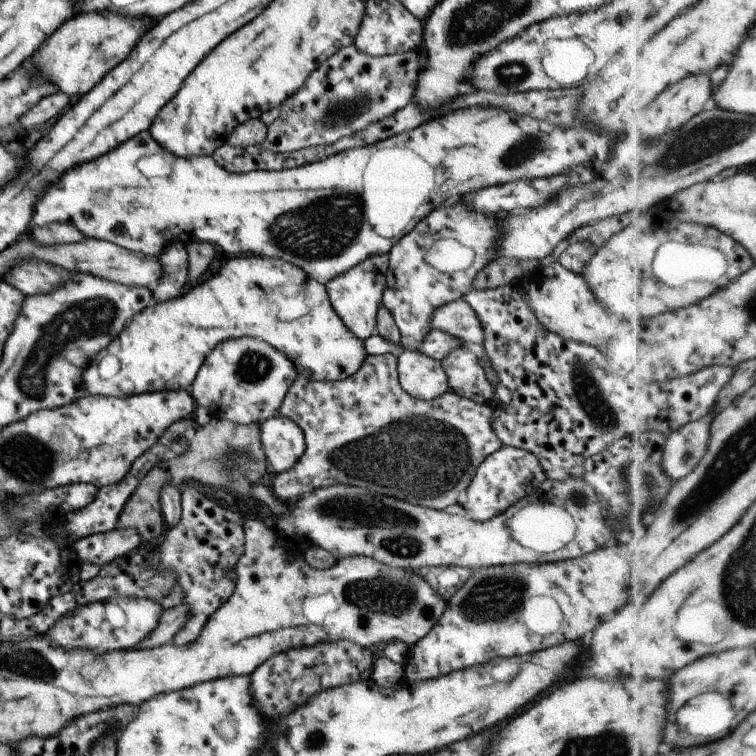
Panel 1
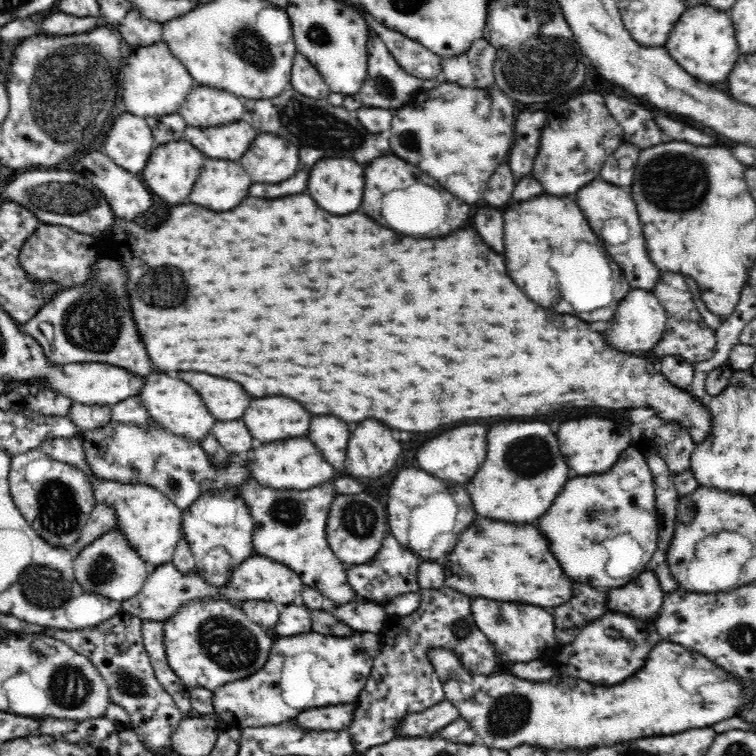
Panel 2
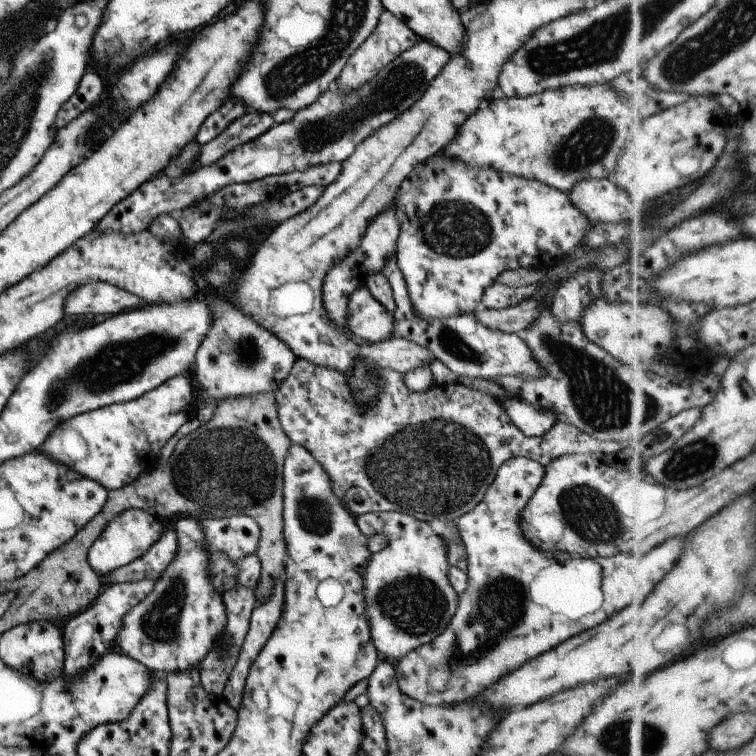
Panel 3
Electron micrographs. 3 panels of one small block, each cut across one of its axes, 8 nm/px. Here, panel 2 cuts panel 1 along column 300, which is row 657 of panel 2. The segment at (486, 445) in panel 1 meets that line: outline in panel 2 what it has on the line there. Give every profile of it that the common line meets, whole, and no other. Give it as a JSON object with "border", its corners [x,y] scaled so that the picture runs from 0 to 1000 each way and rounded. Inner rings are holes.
{"border":[[[587,774],[574,782],[557,783],[557,788],[558,796],[545,812],[512,813],[500,836],[504,858],[481,910],[468,929],[468,947],[459,963],[474,996],[483,996],[488,989],[524,976],[532,978],[534,971],[528,968],[528,955],[534,948],[591,925],[585,901],[569,874],[567,860],[601,862],[611,882],[623,890],[657,892],[656,858],[630,829],[622,808],[623,791]]]}

